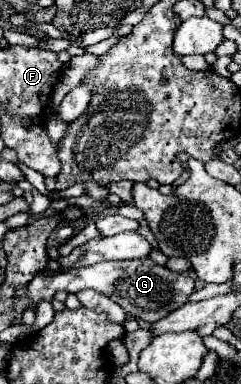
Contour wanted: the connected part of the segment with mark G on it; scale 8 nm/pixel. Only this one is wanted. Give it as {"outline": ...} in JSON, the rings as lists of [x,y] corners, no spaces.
{"outline":[[[139,258],[139,260],[123,260],[123,262],[113,262],[113,260],[97,262],[93,266],[69,268],[55,276],[37,274],[27,284],[27,288],[29,288],[29,298],[33,302],[51,300],[57,290],[65,290],[69,294],[83,292],[83,290],[95,290],[95,292],[109,296],[113,302],[117,302],[123,310],[133,314],[137,320],[157,322],[187,302],[189,294],[193,292],[193,278],[173,272],[165,266],[159,266],[151,258]]]}

